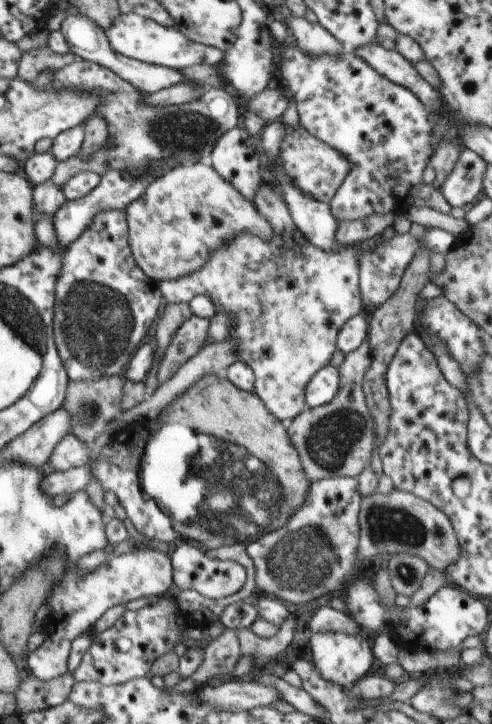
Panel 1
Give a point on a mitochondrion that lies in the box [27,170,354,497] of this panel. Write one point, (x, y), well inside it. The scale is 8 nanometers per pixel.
(96, 323)

